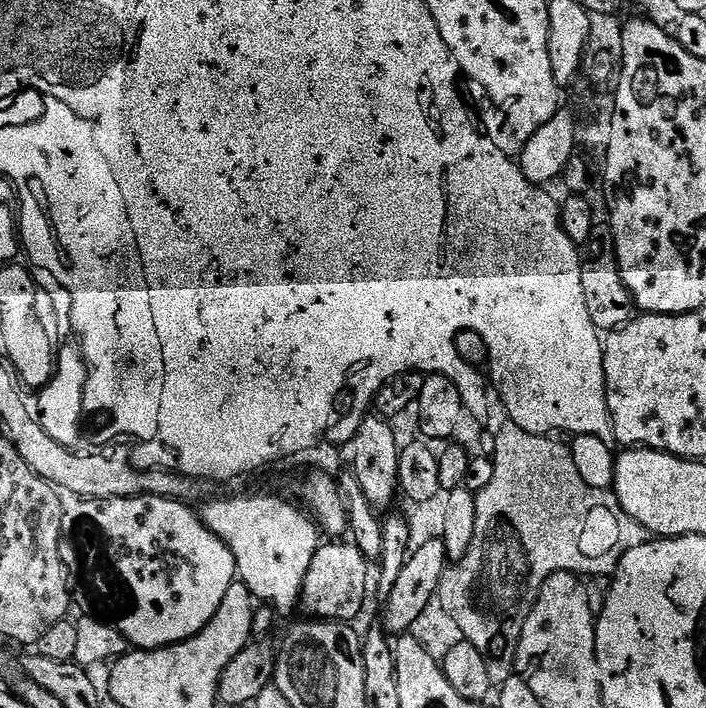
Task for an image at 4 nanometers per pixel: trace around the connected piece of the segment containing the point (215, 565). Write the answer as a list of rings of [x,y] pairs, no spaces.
[[[119,496],[113,500],[90,500],[87,498],[76,502],[76,505],[65,507],[64,517],[60,523],[61,533],[68,536],[74,543],[80,544],[85,540],[88,545],[85,546],[84,552],[88,555],[88,584],[92,587],[92,592],[96,595],[98,603],[104,607],[103,615],[107,623],[116,628],[123,634],[129,645],[136,650],[151,650],[153,648],[167,648],[169,644],[180,644],[184,640],[189,640],[191,636],[196,636],[214,618],[218,606],[222,606],[222,597],[226,590],[230,590],[232,584],[237,583],[238,573],[236,571],[236,559],[232,549],[226,542],[219,540],[204,521],[189,505],[178,500],[167,500],[157,496]]]

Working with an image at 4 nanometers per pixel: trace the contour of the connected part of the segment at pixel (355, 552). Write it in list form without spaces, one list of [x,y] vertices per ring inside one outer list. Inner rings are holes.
[[[324,542],[316,549],[310,562],[310,570],[304,575],[304,585],[300,591],[299,603],[304,604],[307,615],[321,620],[352,622],[364,608],[368,596],[369,561],[352,542]]]

